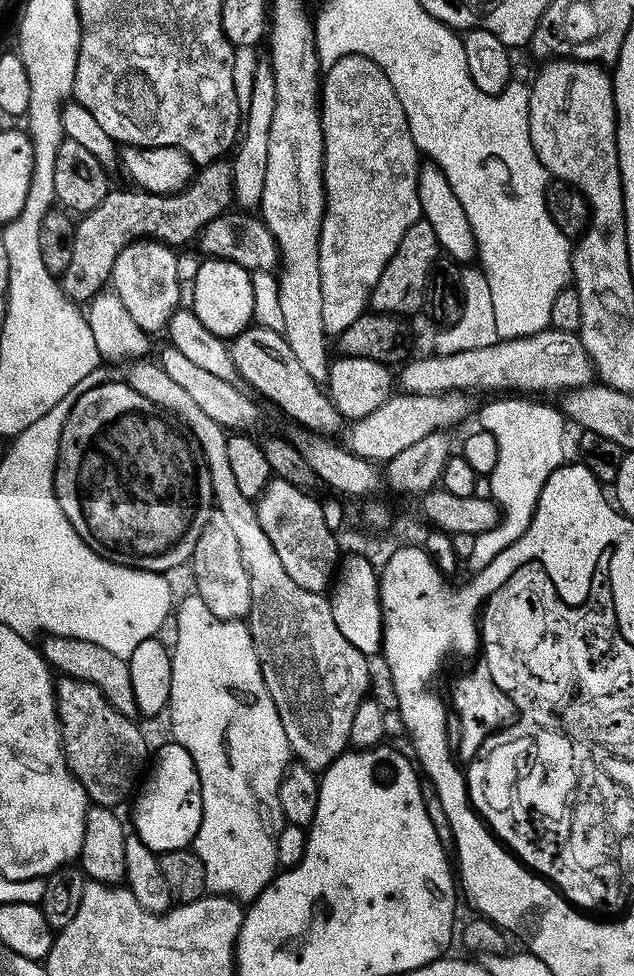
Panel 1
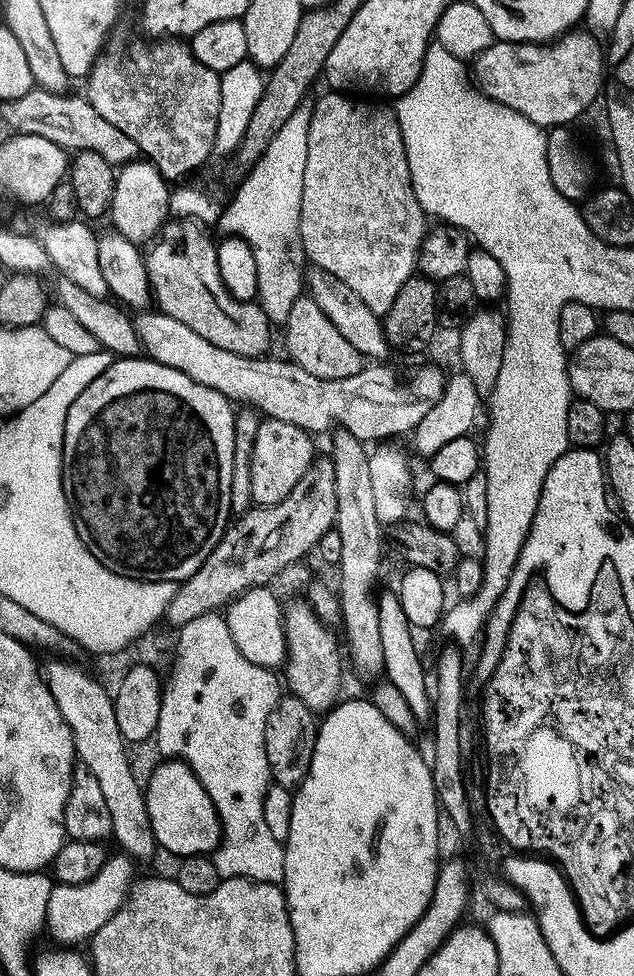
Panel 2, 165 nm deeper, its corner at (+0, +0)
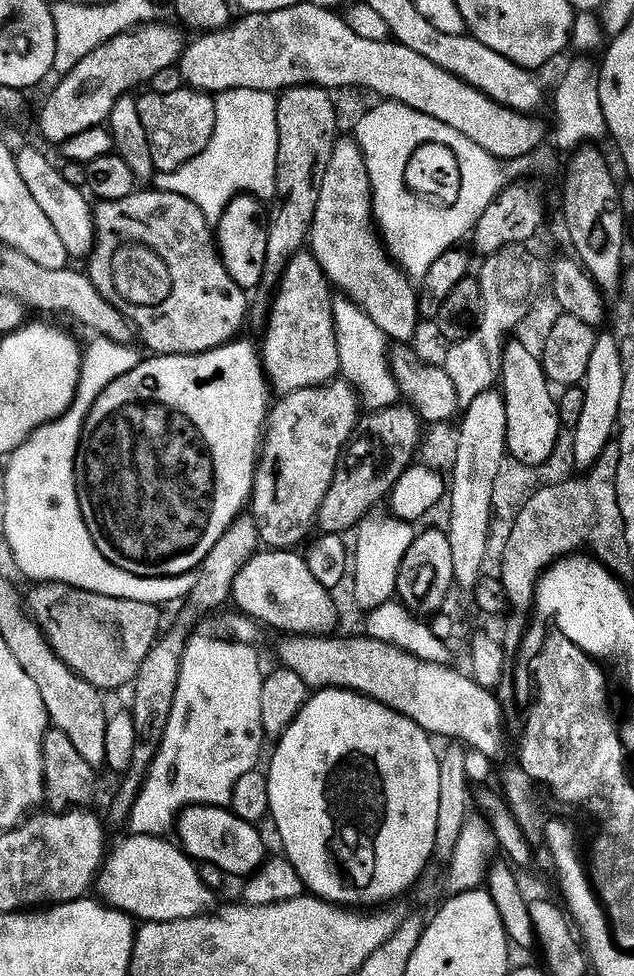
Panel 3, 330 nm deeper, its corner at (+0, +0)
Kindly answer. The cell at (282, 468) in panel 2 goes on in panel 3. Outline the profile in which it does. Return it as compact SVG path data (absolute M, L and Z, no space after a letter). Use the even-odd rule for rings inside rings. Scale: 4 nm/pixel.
M343 378L328 381L327 384L315 384L309 388L302 390L294 390L293 392L285 392L279 397L280 400L271 405L266 417L266 423L262 433L262 447L258 453L256 462L256 477L252 480L252 494L250 497L250 515L254 518L256 529L260 535L260 544L267 546L269 549L295 549L296 543L303 538L308 532L308 527L316 524L316 515L320 509L322 498L326 494L326 490L330 486L330 482L334 478L334 470L336 465L340 463L340 453L343 452L345 444L348 443L348 437L352 431L356 429L356 421L362 415L361 399L351 384Z

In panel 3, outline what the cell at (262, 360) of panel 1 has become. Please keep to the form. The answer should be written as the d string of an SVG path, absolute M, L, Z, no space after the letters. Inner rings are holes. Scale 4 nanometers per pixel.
M137 190L126 198L101 200L95 205L92 221L96 224L96 239L86 257L88 281L136 327L149 353L205 352L226 344L244 324L249 293L230 278L220 260L213 229L196 203L182 198L182 194L151 191Z

